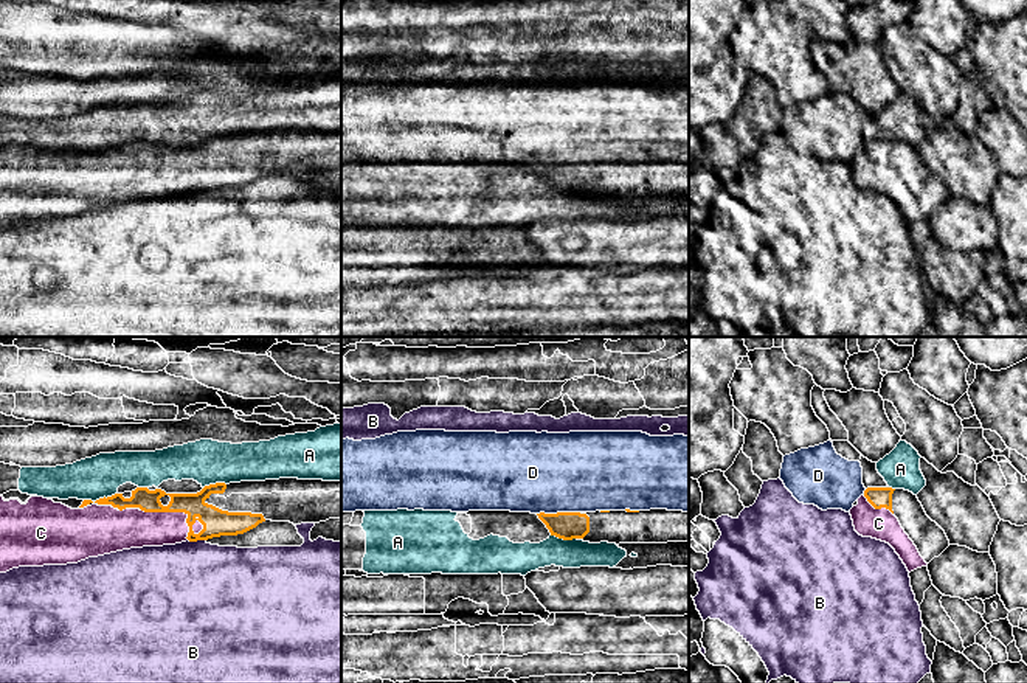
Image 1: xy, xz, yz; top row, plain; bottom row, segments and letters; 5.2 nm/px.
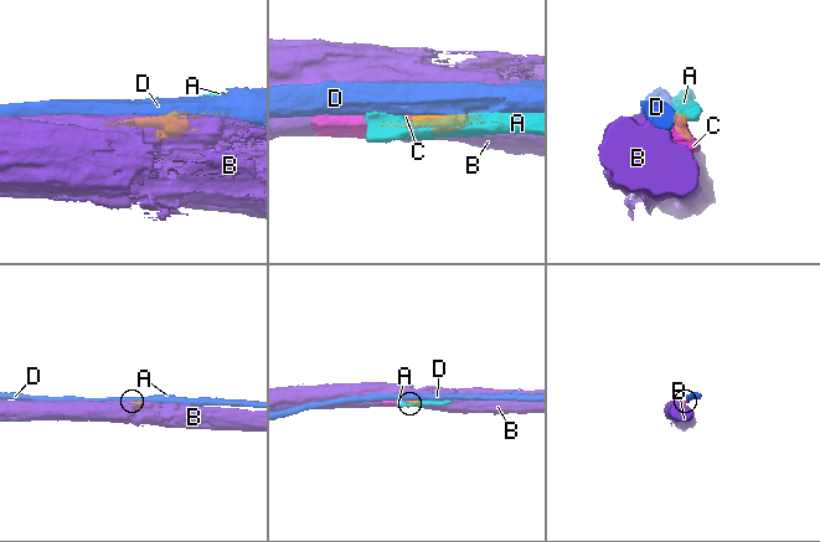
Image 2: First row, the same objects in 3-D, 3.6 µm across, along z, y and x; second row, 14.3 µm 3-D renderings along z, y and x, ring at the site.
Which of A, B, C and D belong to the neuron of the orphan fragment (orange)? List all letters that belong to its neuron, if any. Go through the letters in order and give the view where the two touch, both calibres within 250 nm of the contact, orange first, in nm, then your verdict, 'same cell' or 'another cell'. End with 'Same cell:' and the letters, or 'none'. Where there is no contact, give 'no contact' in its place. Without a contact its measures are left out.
A: meets orange in xz; 140 nm thick on the orange side, 160 nm on the other; another cell
B: meets orange in xy; 140 nm thick on the orange side, 480 nm on the other; another cell
C: meets orange in xy; 140 nm thick on the orange side, 200 nm on the other; same cell
D: meets orange in xz; 140 nm thick on the orange side, 420 nm on the other; another cell
Same cell: C

